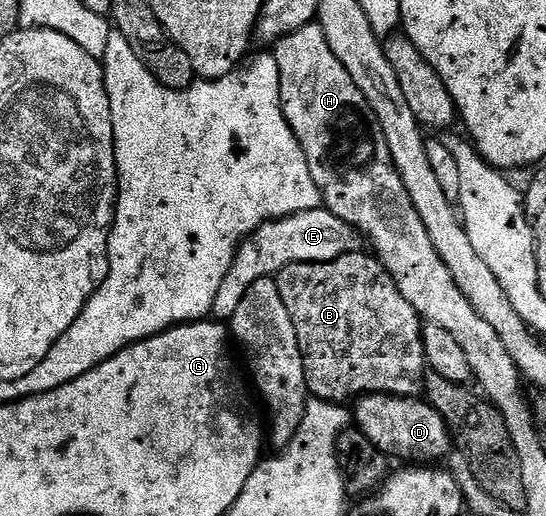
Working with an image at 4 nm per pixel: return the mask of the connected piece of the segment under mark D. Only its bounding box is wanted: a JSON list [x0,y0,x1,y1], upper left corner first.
[355,394,451,464]

